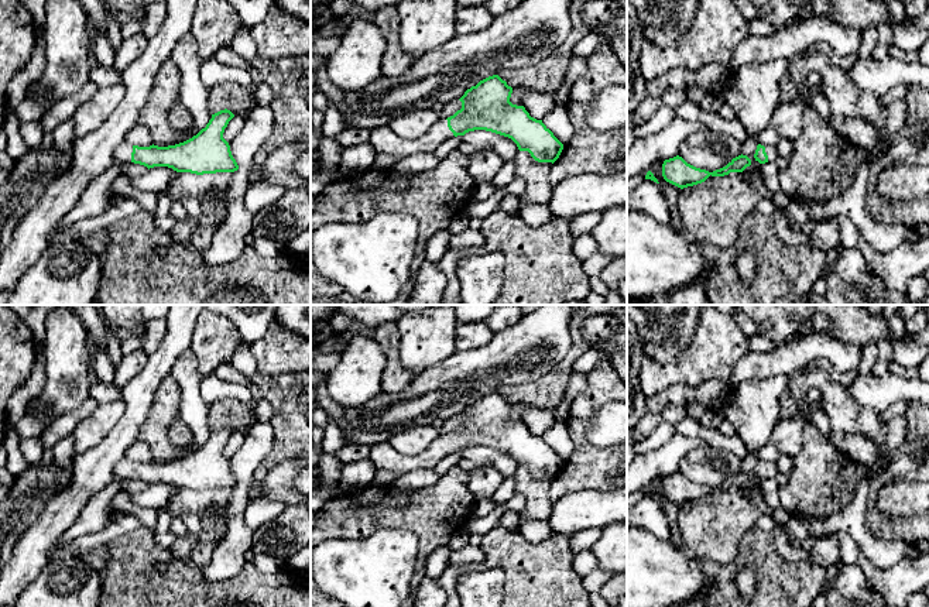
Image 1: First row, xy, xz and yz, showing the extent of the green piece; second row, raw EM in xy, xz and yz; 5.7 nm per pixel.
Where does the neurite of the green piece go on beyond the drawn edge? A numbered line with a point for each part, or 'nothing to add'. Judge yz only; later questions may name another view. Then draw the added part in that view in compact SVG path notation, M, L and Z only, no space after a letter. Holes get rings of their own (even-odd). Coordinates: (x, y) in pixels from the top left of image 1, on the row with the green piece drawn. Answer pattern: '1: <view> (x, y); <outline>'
1: yz (771, 151); M761 144L761 145L765 147L765 152L768 155L768 162L775 161L778 158L778 151L777 151L775 145L765 145L765 144Z

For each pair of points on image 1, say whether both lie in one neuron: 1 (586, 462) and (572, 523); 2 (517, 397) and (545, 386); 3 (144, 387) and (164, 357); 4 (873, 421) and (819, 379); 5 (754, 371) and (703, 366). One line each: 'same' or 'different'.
1: different
2: same
3: same
4: same
5: different

